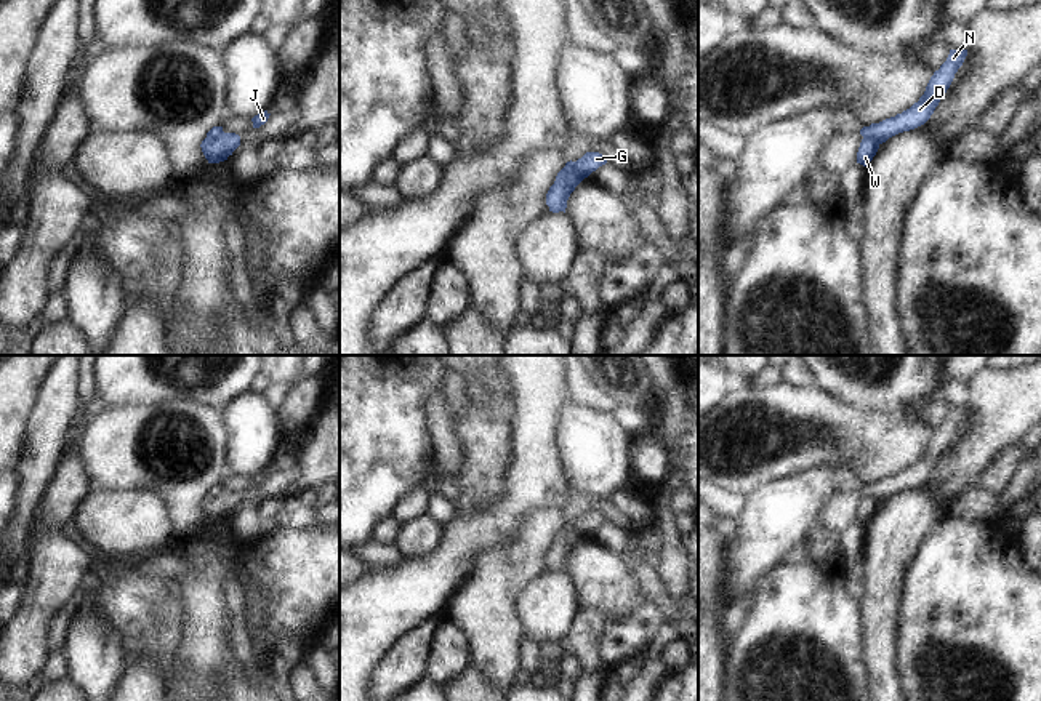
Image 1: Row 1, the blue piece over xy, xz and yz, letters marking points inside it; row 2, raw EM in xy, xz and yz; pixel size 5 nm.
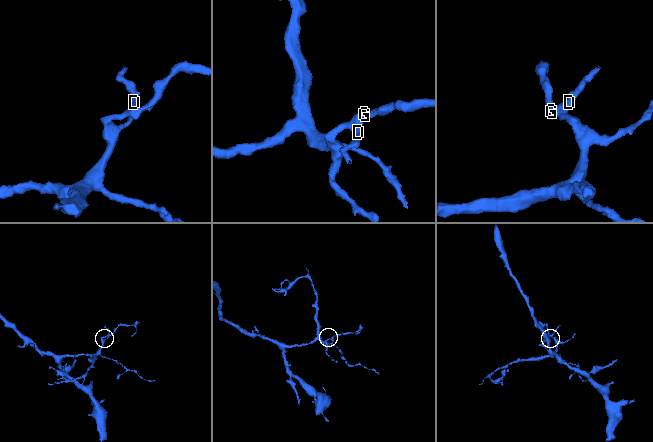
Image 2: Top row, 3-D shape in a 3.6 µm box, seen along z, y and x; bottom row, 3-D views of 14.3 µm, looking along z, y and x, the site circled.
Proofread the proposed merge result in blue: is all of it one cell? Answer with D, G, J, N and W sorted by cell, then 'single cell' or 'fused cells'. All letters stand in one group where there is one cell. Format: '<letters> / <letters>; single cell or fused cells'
D N / G J W; fused cells

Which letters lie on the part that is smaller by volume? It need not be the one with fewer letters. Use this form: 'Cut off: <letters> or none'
Cut off: D, N

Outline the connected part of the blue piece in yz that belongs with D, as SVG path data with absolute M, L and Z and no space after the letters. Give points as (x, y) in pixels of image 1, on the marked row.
M950 50L947 61L940 66L939 70L934 72L924 94L918 102L914 102L902 114L897 114L895 117L886 118L879 123L871 123L870 126L863 126L860 134L882 144L898 133L910 131L924 125L934 114L942 96L950 88L955 74L963 66L966 56L967 50Z

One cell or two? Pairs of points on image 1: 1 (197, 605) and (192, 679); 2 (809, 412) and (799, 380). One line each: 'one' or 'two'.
1: one
2: two

